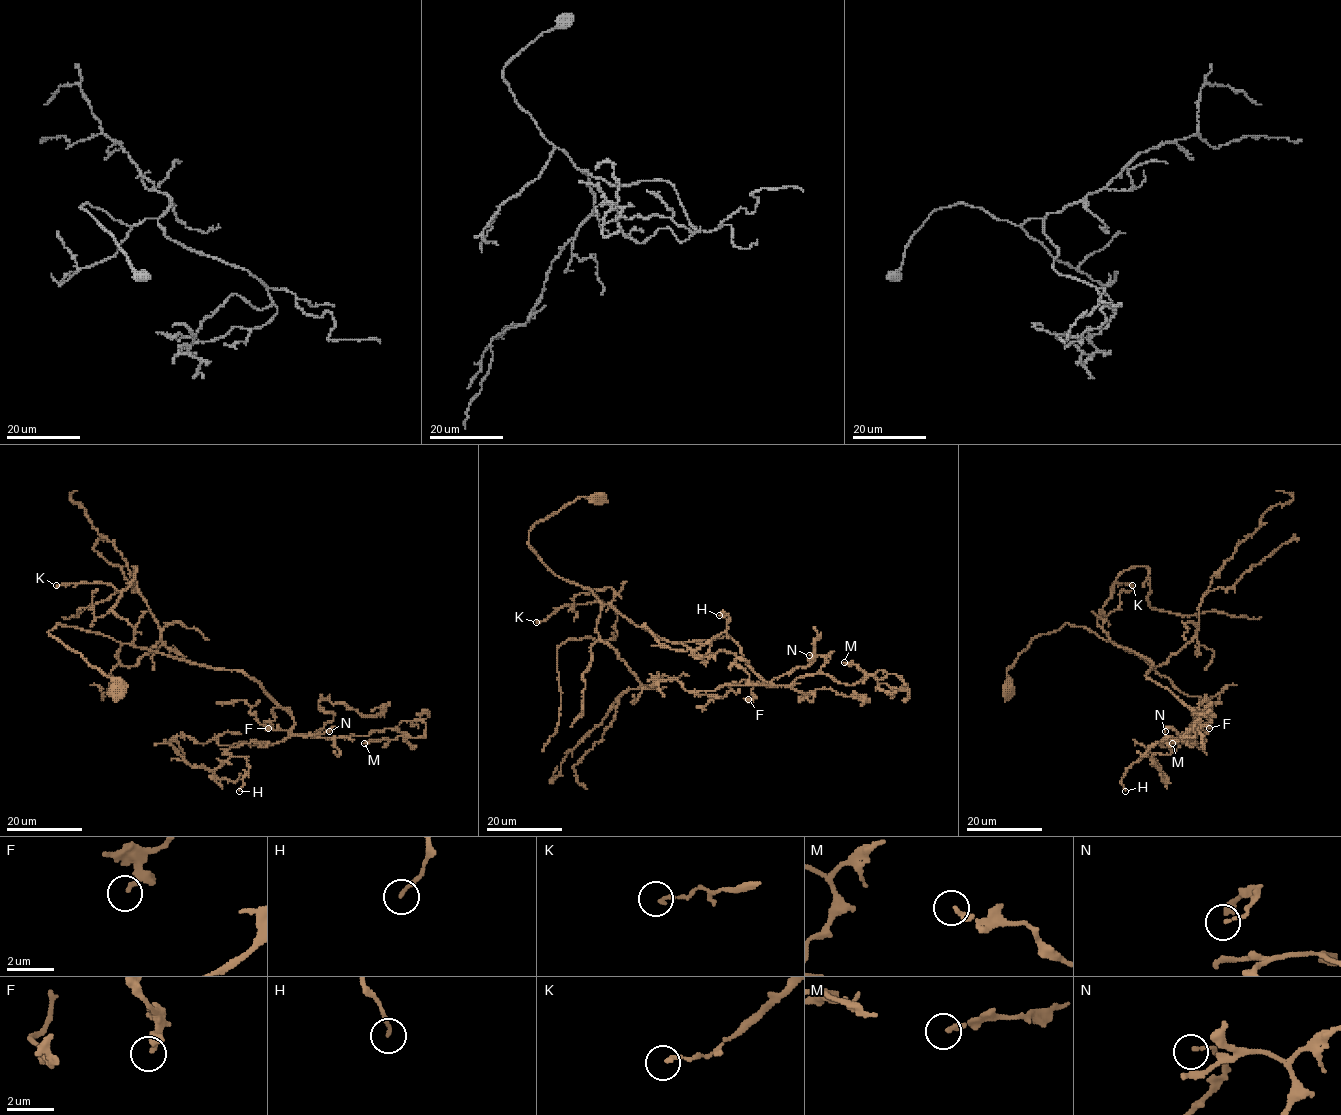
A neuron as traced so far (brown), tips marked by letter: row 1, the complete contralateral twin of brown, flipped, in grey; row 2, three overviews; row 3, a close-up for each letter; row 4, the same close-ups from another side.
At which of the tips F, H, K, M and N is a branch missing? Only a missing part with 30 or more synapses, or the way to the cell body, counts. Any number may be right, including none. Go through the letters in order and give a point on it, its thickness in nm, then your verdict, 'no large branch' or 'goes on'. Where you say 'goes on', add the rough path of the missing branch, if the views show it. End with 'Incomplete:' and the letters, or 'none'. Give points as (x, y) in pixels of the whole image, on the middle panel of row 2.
F: place (748, 699); calibre 140 nm; no large branch
H: place (719, 615); calibre 150 nm; no large branch
K: place (536, 622); calibre 150 nm; no large branch
M: place (844, 662); calibre 190 nm; no large branch
N: place (809, 655); calibre 120 nm; no large branch
Incomplete: none

